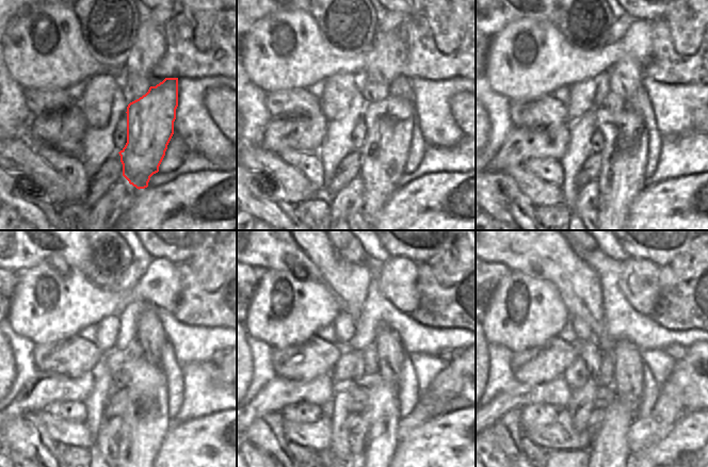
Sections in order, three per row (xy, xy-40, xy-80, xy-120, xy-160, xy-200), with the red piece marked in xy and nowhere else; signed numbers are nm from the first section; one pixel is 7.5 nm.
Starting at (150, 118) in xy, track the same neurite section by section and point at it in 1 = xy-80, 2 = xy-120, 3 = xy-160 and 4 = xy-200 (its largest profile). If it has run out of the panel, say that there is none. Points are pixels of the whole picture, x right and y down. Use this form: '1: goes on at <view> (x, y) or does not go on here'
1: goes on at xy-80 (622, 177)
2: goes on at xy-120 (145, 422)
3: goes on at xy-160 (373, 443)
4: goes on at xy-200 (609, 447)

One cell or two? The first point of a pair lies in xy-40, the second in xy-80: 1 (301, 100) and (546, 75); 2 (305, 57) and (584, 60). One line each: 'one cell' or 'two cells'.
1: two cells
2: one cell

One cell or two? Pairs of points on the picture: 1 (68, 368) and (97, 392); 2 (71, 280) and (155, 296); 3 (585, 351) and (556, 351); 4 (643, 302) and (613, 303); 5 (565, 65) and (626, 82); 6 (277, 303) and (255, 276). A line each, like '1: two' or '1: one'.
1: two
2: one
3: two
4: two
5: two
6: two

